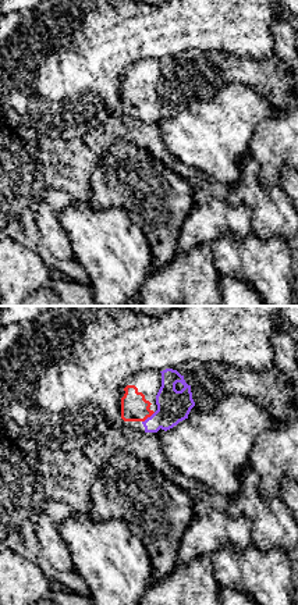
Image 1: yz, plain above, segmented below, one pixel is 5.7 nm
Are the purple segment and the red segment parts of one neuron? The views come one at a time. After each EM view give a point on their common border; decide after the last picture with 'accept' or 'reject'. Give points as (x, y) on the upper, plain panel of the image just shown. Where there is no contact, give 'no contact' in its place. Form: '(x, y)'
(148, 106)

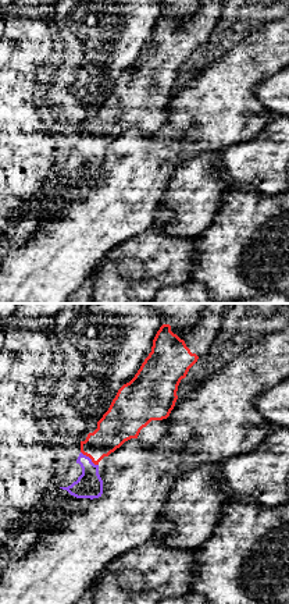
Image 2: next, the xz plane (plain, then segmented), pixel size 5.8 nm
(89, 146)

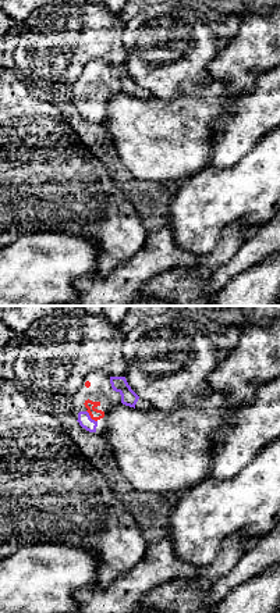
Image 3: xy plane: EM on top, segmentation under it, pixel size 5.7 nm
(89, 106)

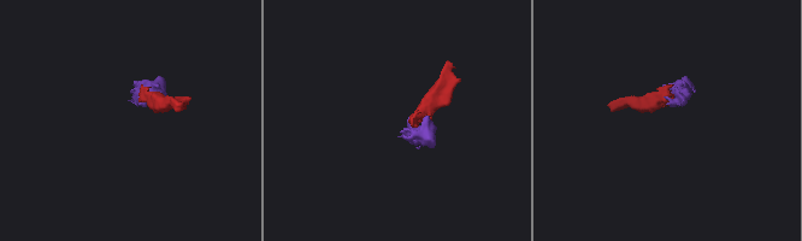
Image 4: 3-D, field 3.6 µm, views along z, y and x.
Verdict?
accept

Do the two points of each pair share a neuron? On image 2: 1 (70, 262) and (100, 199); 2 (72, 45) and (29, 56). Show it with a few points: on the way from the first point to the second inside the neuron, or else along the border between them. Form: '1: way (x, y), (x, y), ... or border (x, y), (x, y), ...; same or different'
1: way (71, 247), (99, 219), (99, 215); same
2: border (54, 41), (52, 57), (38, 74); different

